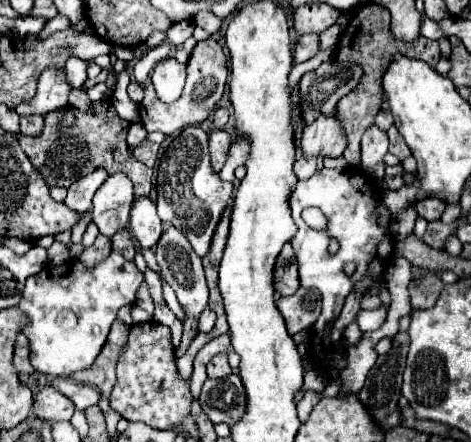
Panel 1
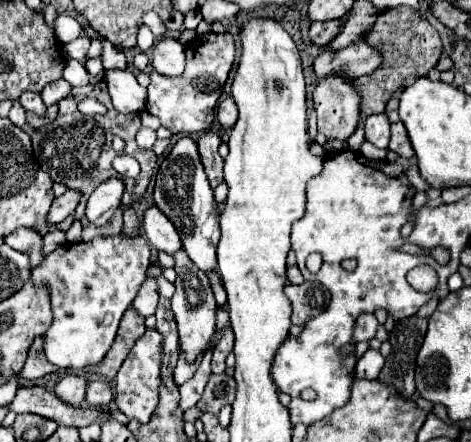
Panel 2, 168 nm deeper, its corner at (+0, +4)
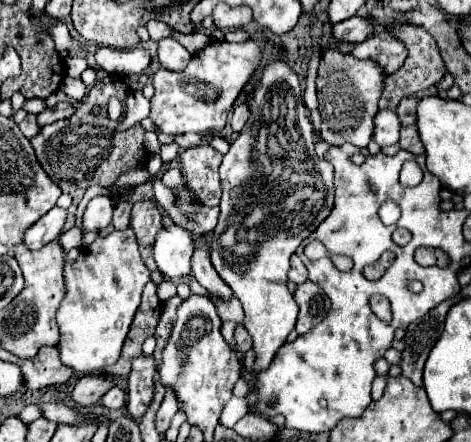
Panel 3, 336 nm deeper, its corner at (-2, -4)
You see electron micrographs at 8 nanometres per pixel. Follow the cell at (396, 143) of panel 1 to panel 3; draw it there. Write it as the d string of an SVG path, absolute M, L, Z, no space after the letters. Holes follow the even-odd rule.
M417 126L401 128L401 140L399 140L399 146L401 146L403 150L415 152L415 154L425 154L425 148L423 148L423 142L421 142L421 138L419 138Z

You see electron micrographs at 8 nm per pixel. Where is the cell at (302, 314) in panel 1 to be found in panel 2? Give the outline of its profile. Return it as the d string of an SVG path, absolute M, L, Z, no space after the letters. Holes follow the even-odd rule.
M303 282L299 286L285 286L285 296L293 306L291 322L305 324L329 306L329 290L319 282Z

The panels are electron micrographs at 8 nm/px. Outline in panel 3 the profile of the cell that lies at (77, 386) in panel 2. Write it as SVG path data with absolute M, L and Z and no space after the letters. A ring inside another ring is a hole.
M87 374L75 384L73 400L81 406L93 406L103 398L103 392L107 392L107 388L113 386L115 382L109 380L105 374Z

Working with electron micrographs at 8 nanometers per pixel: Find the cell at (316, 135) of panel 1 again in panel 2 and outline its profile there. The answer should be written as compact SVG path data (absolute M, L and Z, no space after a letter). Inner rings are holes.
M329 76L317 82L313 92L317 110L317 128L327 138L345 142L357 128L359 98L353 86L341 76Z

